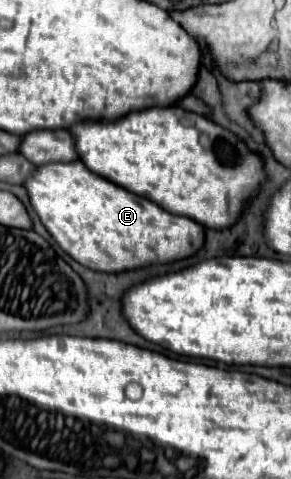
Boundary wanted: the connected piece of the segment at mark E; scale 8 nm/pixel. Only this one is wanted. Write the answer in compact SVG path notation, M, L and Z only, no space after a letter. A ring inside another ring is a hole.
M81 160L73 162L51 162L37 166L27 178L25 178L25 190L29 194L31 206L37 212L41 224L47 228L47 232L55 238L55 242L79 264L99 270L99 272L121 272L121 270L133 270L145 264L153 262L173 262L179 258L185 258L201 248L203 244L203 226L187 216L177 216L155 202L135 196L129 190L93 174L85 168Z

